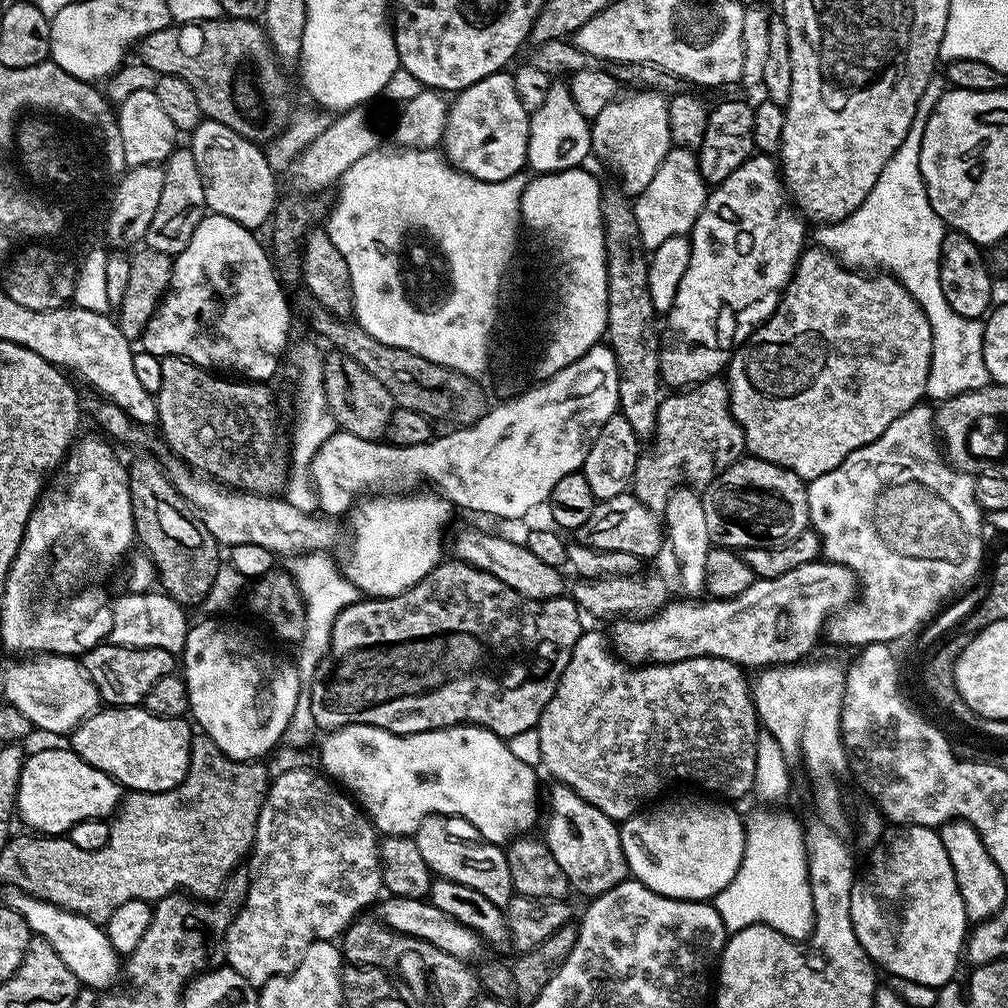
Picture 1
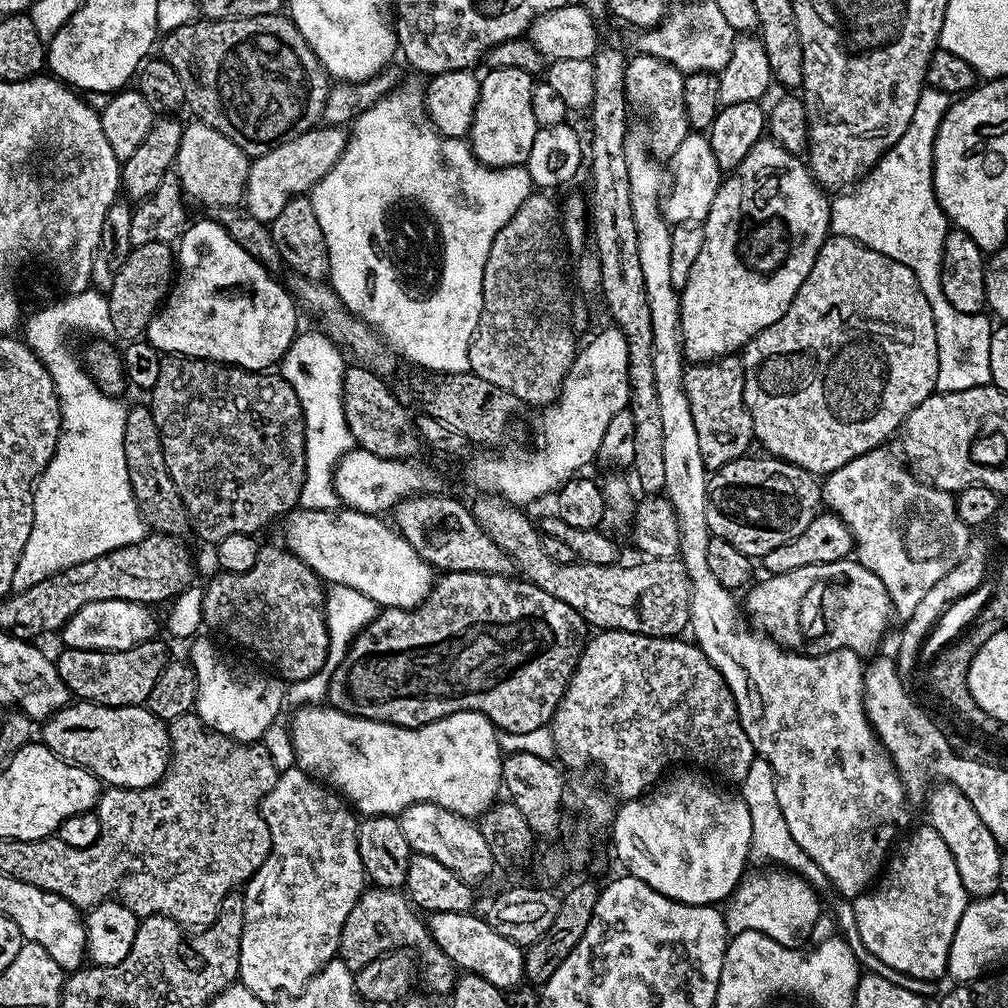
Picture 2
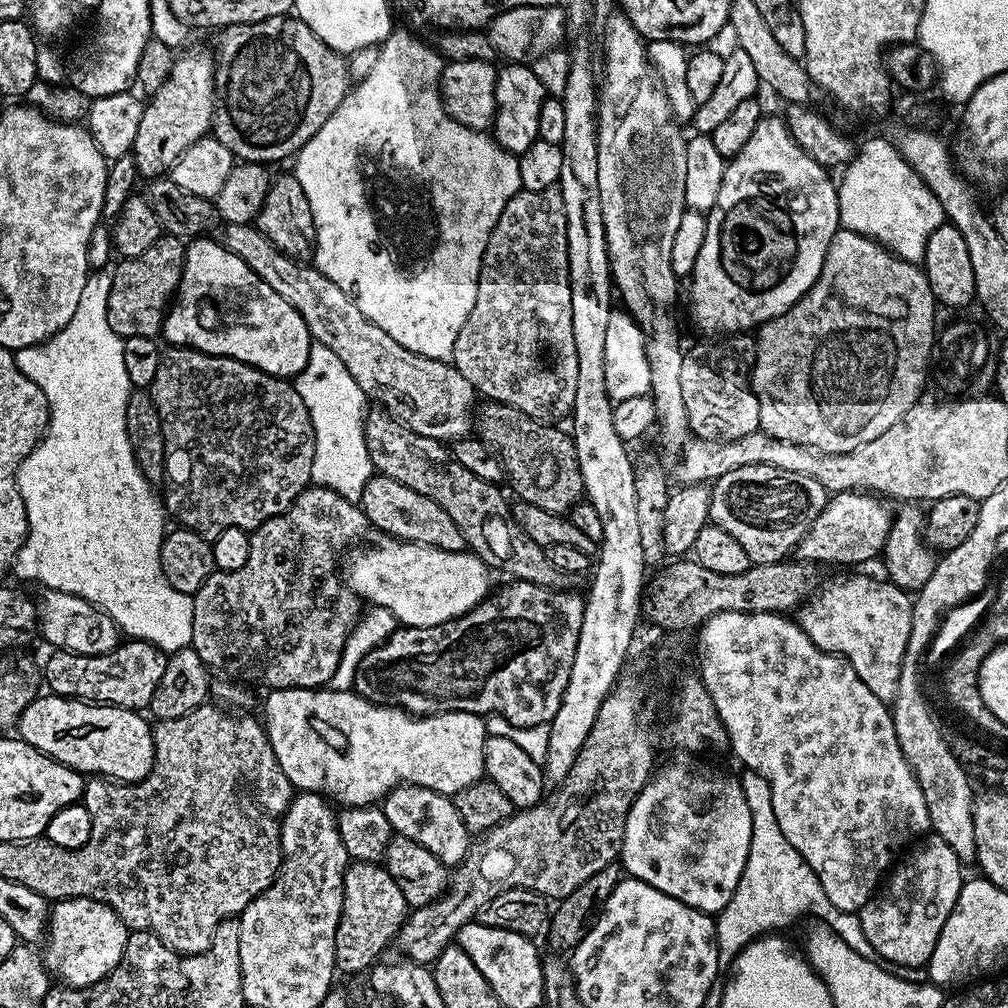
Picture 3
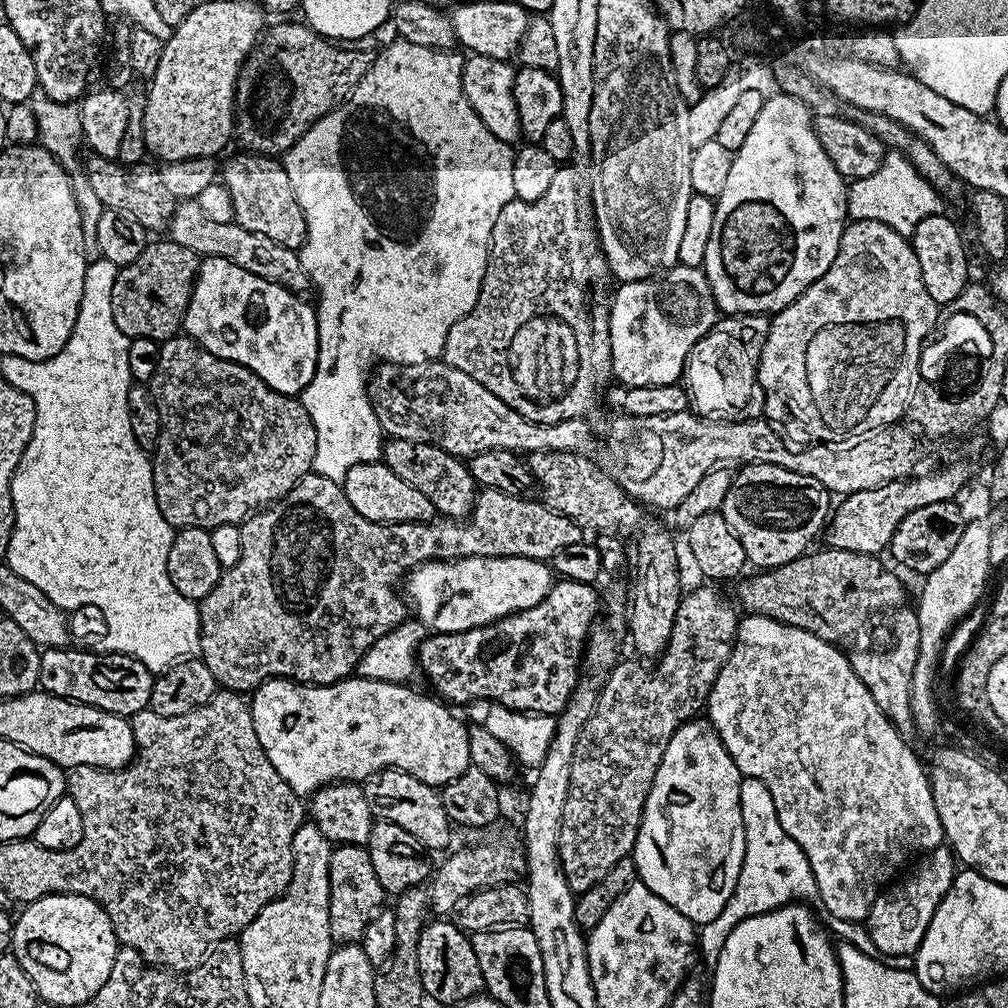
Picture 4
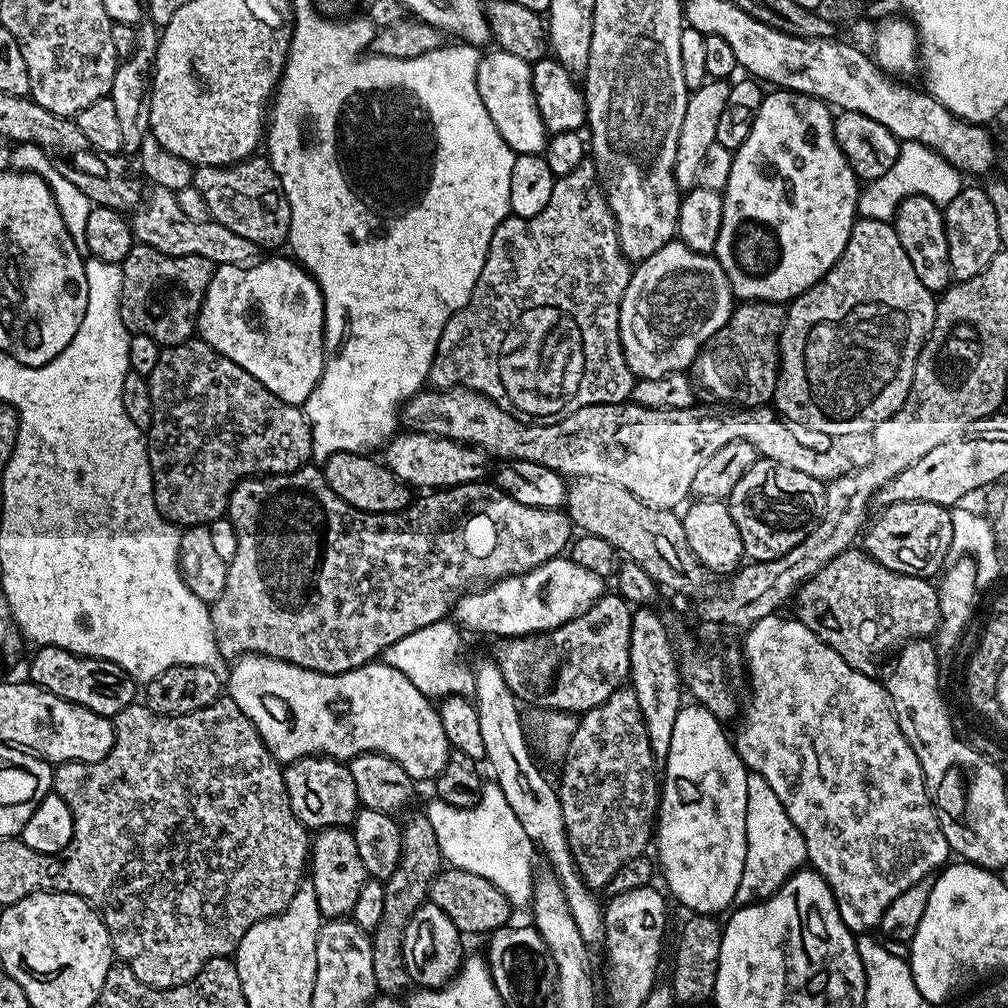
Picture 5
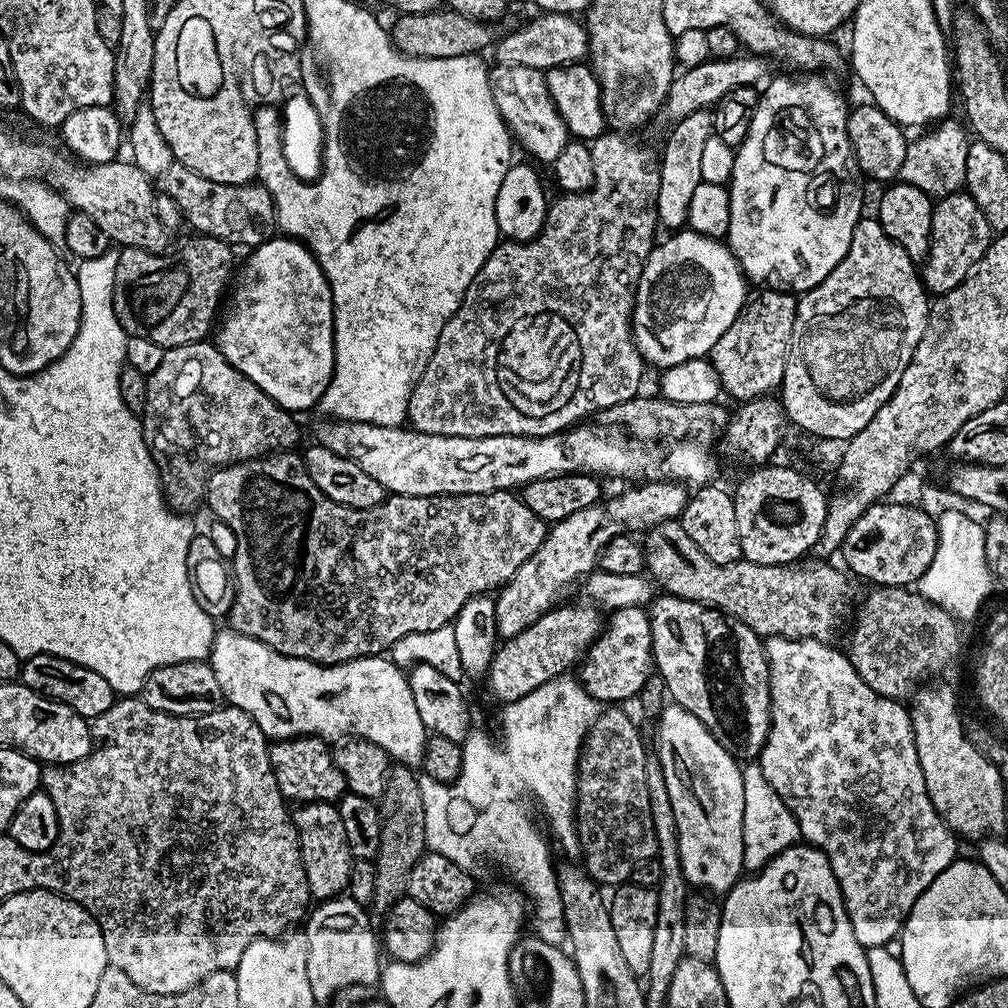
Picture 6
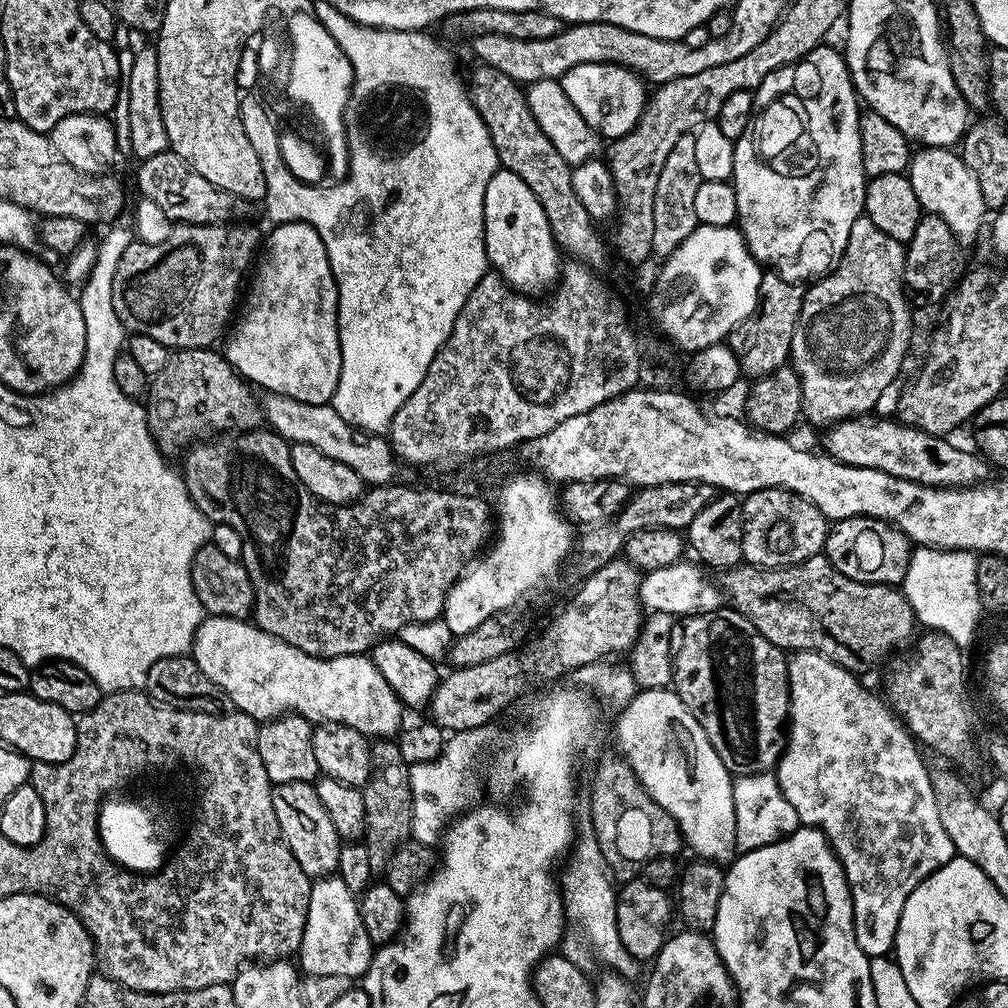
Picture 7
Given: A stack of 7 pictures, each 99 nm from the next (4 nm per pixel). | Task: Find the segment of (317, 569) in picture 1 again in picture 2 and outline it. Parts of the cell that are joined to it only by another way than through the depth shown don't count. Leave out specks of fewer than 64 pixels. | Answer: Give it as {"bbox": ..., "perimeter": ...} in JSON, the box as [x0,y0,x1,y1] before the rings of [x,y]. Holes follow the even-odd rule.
{"bbox":[286,584,379,708],"perimeter":[[[333,584],[327,587],[325,591],[325,616],[328,630],[327,660],[321,671],[316,672],[309,679],[295,680],[287,687],[286,698],[290,704],[293,703],[296,708],[318,706],[327,699],[333,674],[336,673],[338,666],[348,653],[354,637],[377,616],[379,611],[378,604],[367,598],[366,595],[359,593],[358,590],[351,589],[350,586]]]}

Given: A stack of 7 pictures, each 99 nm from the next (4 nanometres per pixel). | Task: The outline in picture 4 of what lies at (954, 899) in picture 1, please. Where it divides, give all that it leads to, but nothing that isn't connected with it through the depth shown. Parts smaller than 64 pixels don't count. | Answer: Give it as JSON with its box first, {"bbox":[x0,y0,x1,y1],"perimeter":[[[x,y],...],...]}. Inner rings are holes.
{"bbox":[866,846,958,957],"perimeter":[[[948,846],[933,848],[932,851],[923,853],[915,864],[916,869],[905,880],[897,879],[891,887],[881,892],[868,912],[866,927],[876,952],[881,957],[911,957],[918,951],[922,938],[930,926],[930,918],[934,918],[934,910],[938,910],[958,871],[958,861]]]}

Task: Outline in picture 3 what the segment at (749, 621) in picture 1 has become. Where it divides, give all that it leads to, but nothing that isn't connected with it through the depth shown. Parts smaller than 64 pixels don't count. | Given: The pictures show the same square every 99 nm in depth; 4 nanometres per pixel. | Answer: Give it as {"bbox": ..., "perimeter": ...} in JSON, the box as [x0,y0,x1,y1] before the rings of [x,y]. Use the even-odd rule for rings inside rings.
{"bbox":[798,576,913,702],"perimeter":[[[844,576],[841,580],[832,580],[828,585],[817,587],[816,591],[800,605],[798,609],[798,623],[800,628],[810,638],[810,642],[814,642],[814,646],[818,646],[821,652],[834,652],[838,656],[850,662],[850,666],[854,666],[854,670],[858,674],[858,678],[862,682],[866,682],[866,686],[870,686],[879,700],[891,702],[896,698],[898,690],[898,674],[902,670],[902,658],[906,654],[906,642],[910,642],[910,618],[912,617],[913,597],[909,595],[905,589],[898,587],[897,584],[889,582],[887,579],[875,580],[872,576]]]}

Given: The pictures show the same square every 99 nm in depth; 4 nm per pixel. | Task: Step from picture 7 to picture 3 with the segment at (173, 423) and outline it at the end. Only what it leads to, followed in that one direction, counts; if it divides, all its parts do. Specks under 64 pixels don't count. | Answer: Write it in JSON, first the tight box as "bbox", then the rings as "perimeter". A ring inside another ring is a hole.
{"bbox":[150,346,316,542],"perimeter":[[[168,346],[163,349],[158,362],[158,374],[154,374],[154,382],[150,391],[154,402],[154,410],[158,410],[158,418],[162,422],[162,438],[166,450],[165,477],[162,481],[162,487],[164,487],[162,503],[167,515],[171,519],[173,516],[179,527],[197,532],[209,542],[216,540],[218,534],[222,534],[222,530],[230,530],[231,528],[251,530],[262,526],[262,522],[285,512],[296,501],[298,494],[302,494],[305,488],[312,484],[312,467],[314,466],[314,454],[316,453],[314,426],[310,414],[306,410],[306,402],[302,402],[295,383],[289,382],[285,377],[272,376],[269,372],[252,368],[249,364],[243,364],[229,356],[211,356],[205,352],[199,352],[196,348]]]}

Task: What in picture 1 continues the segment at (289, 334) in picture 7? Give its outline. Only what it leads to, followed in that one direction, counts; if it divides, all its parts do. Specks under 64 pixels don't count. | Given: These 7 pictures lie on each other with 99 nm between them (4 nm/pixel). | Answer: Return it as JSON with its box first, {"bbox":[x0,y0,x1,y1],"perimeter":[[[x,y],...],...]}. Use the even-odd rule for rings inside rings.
{"bbox":[143,214,288,382],"perimeter":[[[205,214],[186,250],[179,252],[172,261],[172,282],[146,326],[143,351],[161,358],[181,356],[183,360],[209,370],[229,368],[232,371],[229,373],[243,374],[252,382],[271,381],[280,364],[280,355],[288,344],[288,300],[280,289],[277,269],[269,253],[266,248],[264,253],[263,246],[252,236],[255,235],[249,229],[230,218]]]}

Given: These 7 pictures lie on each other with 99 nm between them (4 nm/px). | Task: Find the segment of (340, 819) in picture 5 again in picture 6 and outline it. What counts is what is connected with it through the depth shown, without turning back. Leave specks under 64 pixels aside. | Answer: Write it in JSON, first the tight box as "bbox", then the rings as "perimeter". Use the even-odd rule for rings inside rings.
{"bbox":[269,736,346,802],"perimeter":[[[319,736],[280,738],[269,747],[270,762],[285,801],[336,802],[345,795],[346,785],[342,770],[338,770],[335,755]]]}

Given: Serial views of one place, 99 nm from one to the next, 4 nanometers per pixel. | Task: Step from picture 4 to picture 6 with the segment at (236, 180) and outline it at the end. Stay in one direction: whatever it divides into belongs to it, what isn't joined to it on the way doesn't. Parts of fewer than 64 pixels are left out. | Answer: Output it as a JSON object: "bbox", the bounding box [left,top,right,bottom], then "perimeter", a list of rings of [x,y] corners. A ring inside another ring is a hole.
{"bbox":[158,163,277,249],"perimeter":[[[173,163],[166,174],[159,177],[158,188],[161,193],[169,195],[177,203],[181,217],[193,228],[193,233],[202,236],[213,236],[219,240],[225,240],[230,245],[239,246],[245,244],[245,249],[257,248],[260,244],[273,239],[277,235],[276,207],[270,190],[266,190],[259,182],[250,184],[223,184],[222,182],[210,182],[210,178],[202,178],[194,170],[190,170],[185,164]]]}

